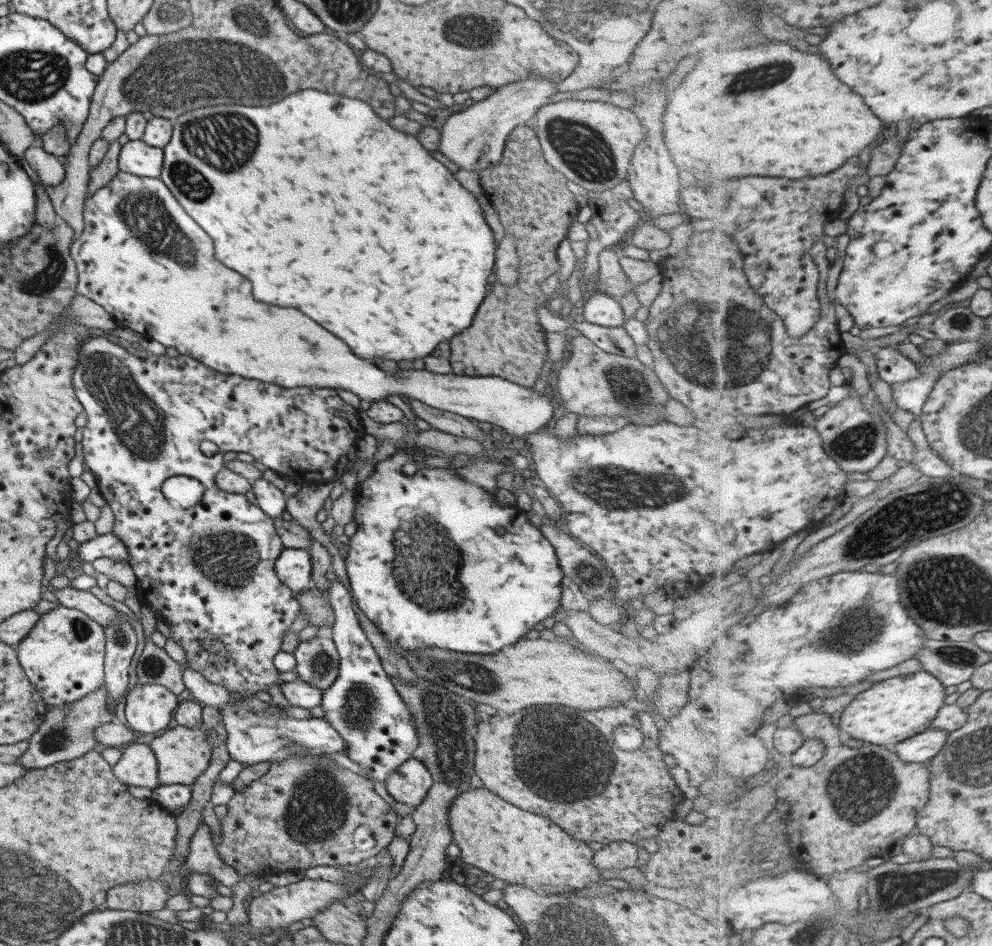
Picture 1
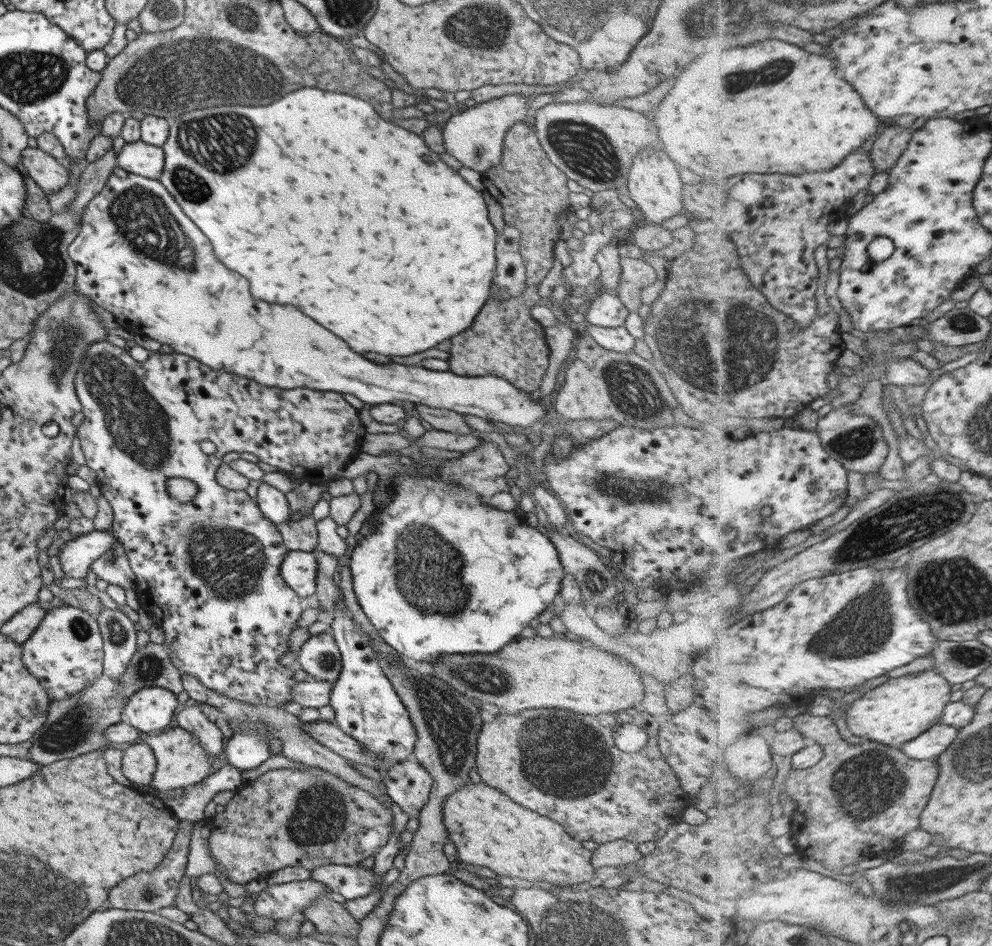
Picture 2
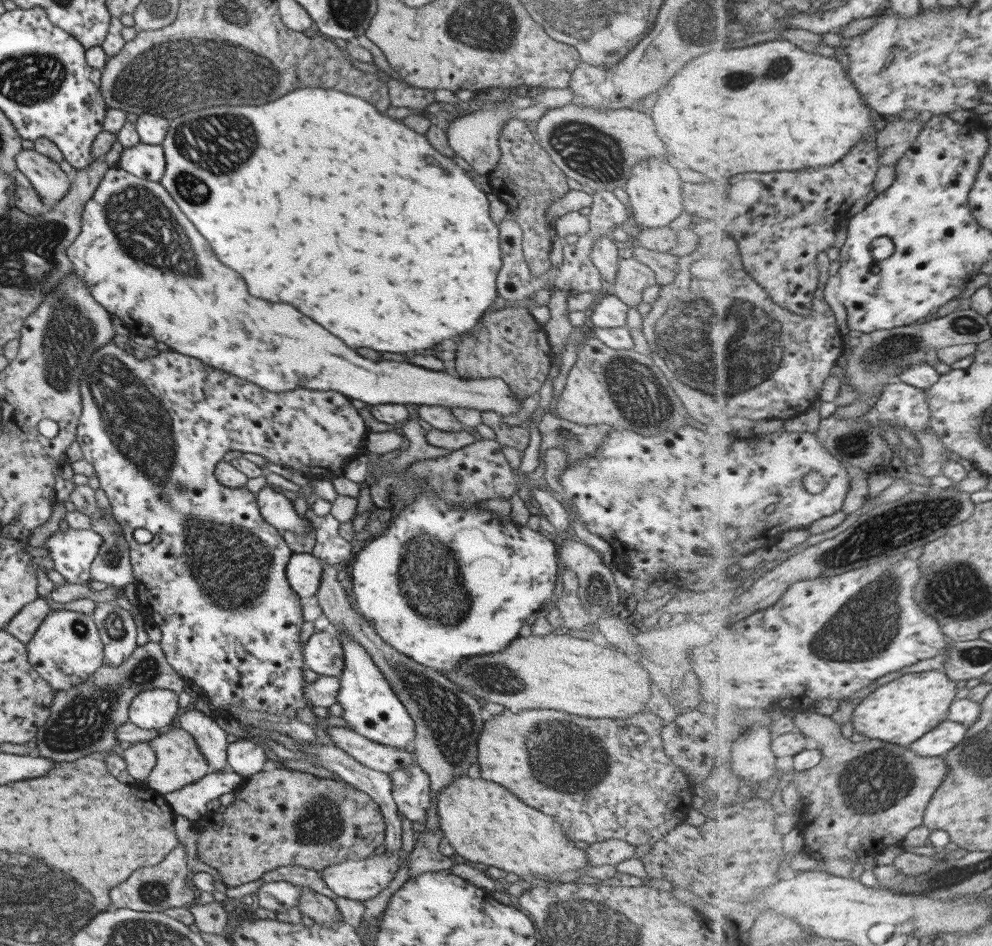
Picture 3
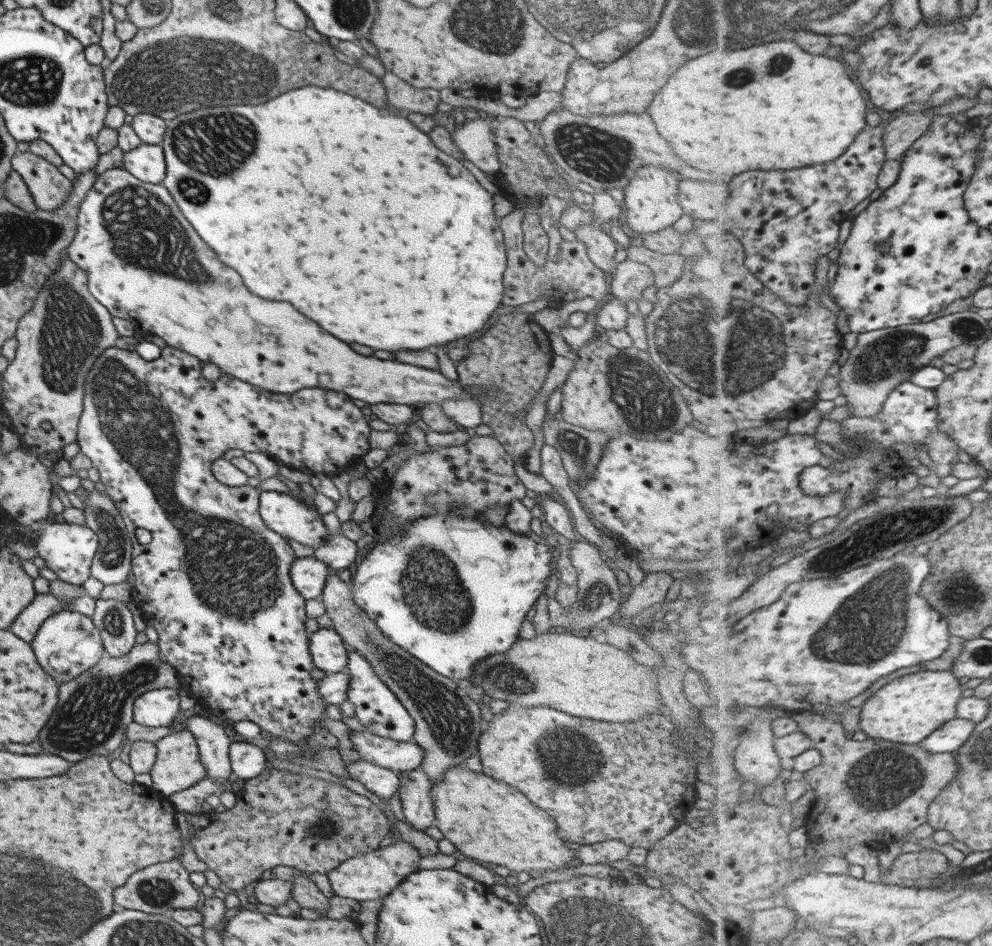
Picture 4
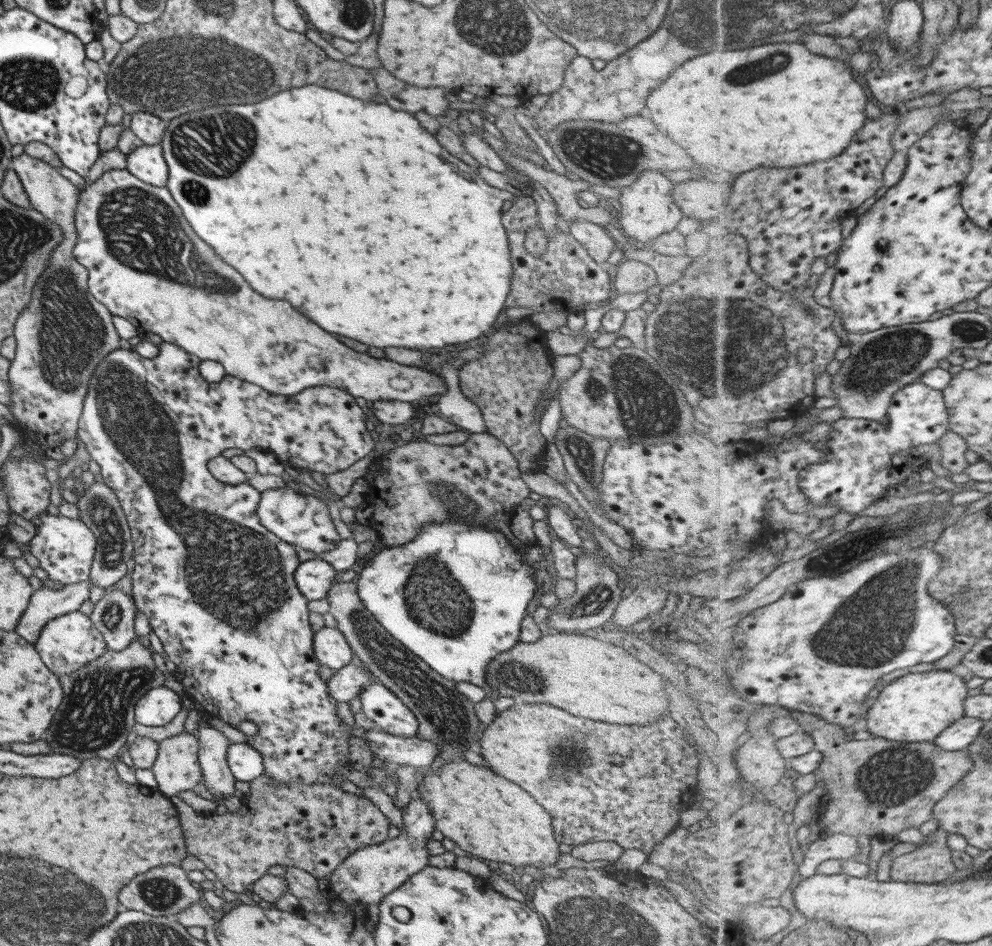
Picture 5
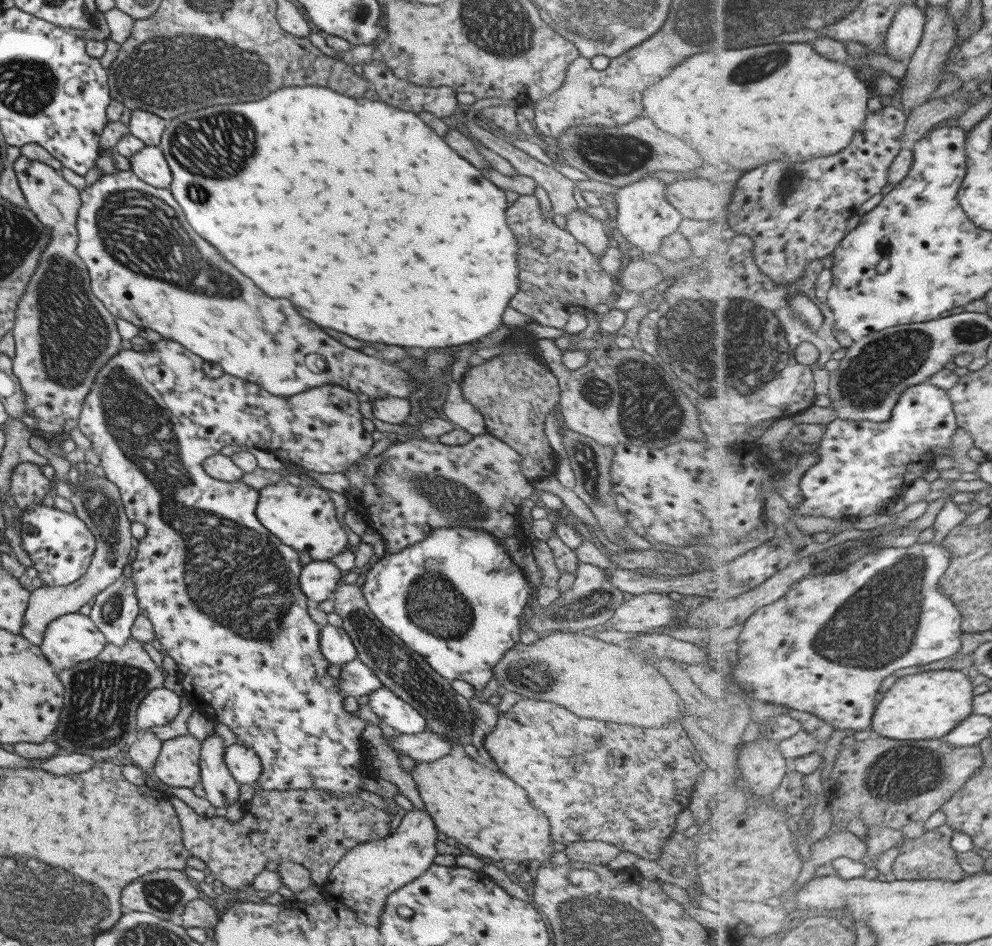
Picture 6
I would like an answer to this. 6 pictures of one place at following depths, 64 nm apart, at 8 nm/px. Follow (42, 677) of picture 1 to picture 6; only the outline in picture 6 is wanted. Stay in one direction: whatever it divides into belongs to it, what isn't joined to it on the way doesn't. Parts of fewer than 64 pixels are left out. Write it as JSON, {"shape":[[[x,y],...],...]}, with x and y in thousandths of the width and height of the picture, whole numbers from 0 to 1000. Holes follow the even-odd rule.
{"shape":[[[75,647],[64,649],[49,658],[43,667],[41,681],[38,681],[38,684],[47,701],[49,701],[49,705],[57,711],[70,707],[78,701],[96,696],[104,687],[107,680],[104,670],[100,668],[100,665],[89,651]]]}

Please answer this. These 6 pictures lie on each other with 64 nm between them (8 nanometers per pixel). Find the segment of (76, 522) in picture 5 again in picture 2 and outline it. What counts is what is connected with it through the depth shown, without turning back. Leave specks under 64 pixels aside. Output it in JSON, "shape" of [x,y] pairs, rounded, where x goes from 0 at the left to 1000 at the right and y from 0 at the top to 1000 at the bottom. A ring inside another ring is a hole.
{"shape":[[[94,560],[80,568],[72,567],[68,574],[58,574],[61,579],[56,588],[66,610],[84,611],[92,594],[110,582],[114,569],[106,562]]]}

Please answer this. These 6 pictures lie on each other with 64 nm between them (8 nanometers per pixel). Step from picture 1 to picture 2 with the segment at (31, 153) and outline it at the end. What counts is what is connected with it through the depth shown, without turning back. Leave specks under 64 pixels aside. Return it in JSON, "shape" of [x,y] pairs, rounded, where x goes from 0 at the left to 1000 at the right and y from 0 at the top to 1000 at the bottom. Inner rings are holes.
{"shape":[[[25,155],[21,160],[20,171],[18,179],[23,180],[46,207],[64,201],[70,192],[69,181],[37,155]]]}

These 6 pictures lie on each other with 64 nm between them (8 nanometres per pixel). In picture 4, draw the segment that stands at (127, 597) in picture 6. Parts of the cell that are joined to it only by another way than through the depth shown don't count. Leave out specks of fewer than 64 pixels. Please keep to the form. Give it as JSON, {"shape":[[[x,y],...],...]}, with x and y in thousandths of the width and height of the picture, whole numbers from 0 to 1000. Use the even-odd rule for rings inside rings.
{"shape":[[[97,634],[94,650],[95,663],[101,670],[106,693],[122,695],[136,681],[137,666],[132,647],[120,634]]]}

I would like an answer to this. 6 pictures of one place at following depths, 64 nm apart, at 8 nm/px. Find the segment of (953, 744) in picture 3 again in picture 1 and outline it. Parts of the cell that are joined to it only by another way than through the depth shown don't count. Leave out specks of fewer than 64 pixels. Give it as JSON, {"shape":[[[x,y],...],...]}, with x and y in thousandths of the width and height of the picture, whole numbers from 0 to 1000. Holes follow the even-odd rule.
{"shape":[[[936,770],[932,774],[899,789],[910,805],[936,805],[947,798],[954,789],[957,777],[956,772]]]}

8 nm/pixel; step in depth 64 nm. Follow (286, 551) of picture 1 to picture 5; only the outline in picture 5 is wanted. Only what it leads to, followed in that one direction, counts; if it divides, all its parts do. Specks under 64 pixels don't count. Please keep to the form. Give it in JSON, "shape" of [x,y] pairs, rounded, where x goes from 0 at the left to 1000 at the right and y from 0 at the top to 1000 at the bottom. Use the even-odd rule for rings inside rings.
{"shape":[[[319,590],[301,595],[295,606],[295,613],[301,627],[311,636],[329,633],[336,613],[341,609],[342,605],[339,605],[334,597]]]}

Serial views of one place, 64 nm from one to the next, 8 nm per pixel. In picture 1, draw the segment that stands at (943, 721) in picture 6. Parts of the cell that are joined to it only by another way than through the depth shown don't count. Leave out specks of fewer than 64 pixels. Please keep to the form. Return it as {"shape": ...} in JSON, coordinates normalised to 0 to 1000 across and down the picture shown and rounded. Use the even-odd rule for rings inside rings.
{"shape":[[[927,709],[922,712],[898,717],[864,733],[850,749],[847,772],[860,781],[871,785],[901,789],[920,780],[938,770],[947,752],[953,746],[953,724],[943,714]]]}

